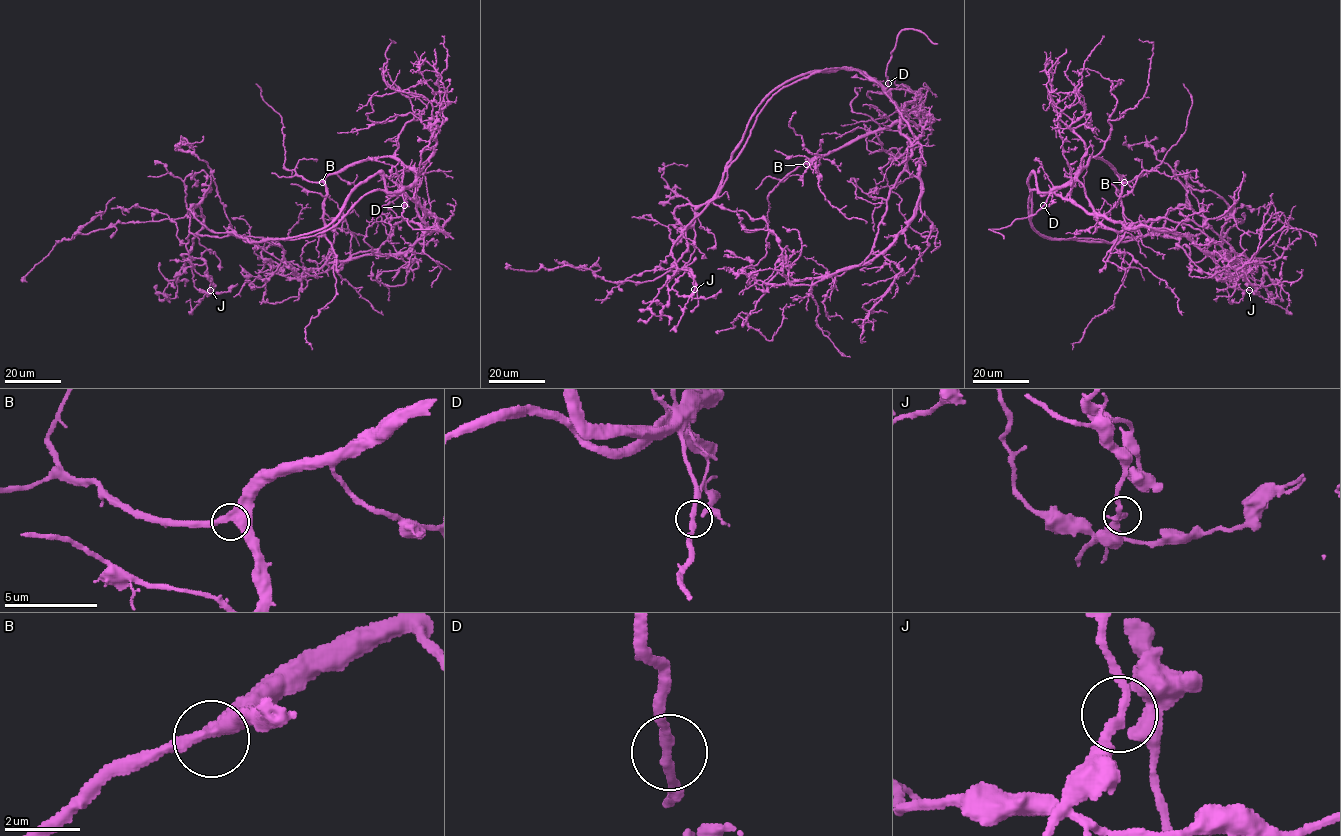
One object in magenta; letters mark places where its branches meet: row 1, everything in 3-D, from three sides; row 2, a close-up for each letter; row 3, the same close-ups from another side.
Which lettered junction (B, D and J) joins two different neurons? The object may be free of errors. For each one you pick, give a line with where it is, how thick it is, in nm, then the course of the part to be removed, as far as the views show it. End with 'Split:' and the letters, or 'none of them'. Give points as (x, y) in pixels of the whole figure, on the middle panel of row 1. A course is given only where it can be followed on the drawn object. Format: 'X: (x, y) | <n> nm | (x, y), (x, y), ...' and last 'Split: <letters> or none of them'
J: (694, 289) | 220 nm | (694, 289), (671, 246), (766, 102), (859, 71), (920, 146), (915, 217), (745, 322), (771, 340), (779, 308)
Split: J

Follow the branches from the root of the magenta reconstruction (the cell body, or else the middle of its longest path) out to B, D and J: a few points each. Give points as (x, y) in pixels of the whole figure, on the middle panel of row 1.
B: (791, 84), (821, 70), (857, 70), (873, 78), (900, 113), (900, 119), (890, 125), (858, 136), (806, 164)
D: (791, 84), (829, 69), (859, 71), (885, 90), (887, 83)
J: (791, 84), (760, 111), (723, 185), (671, 248), (676, 266), (694, 276), (694, 289)

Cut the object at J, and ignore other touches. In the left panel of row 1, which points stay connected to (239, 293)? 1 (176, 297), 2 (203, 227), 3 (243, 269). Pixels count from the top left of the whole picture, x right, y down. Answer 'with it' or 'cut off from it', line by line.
1: cut off from it
2: cut off from it
3: cut off from it

